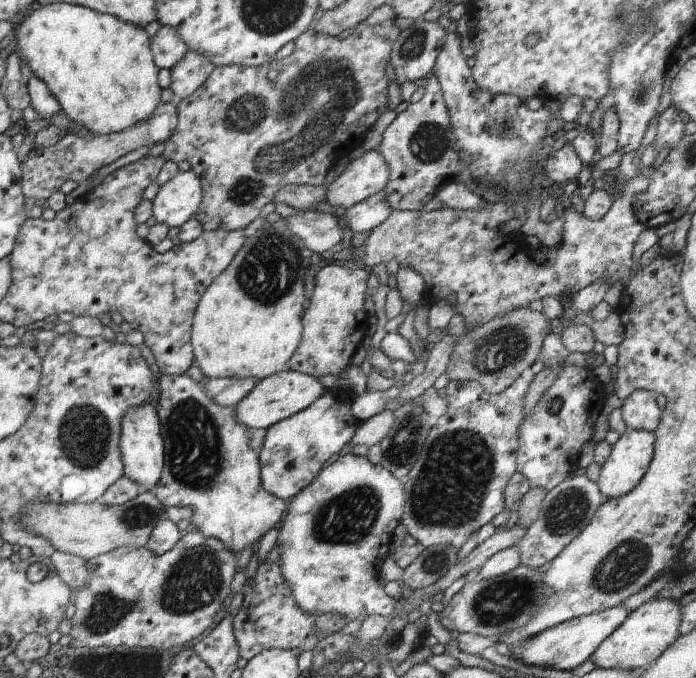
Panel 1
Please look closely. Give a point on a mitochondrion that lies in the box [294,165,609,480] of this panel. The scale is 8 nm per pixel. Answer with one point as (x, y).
(495, 353)

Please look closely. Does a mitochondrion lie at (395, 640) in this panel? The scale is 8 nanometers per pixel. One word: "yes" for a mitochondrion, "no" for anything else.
no

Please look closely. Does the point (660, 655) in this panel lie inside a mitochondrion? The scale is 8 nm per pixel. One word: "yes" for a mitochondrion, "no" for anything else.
no

